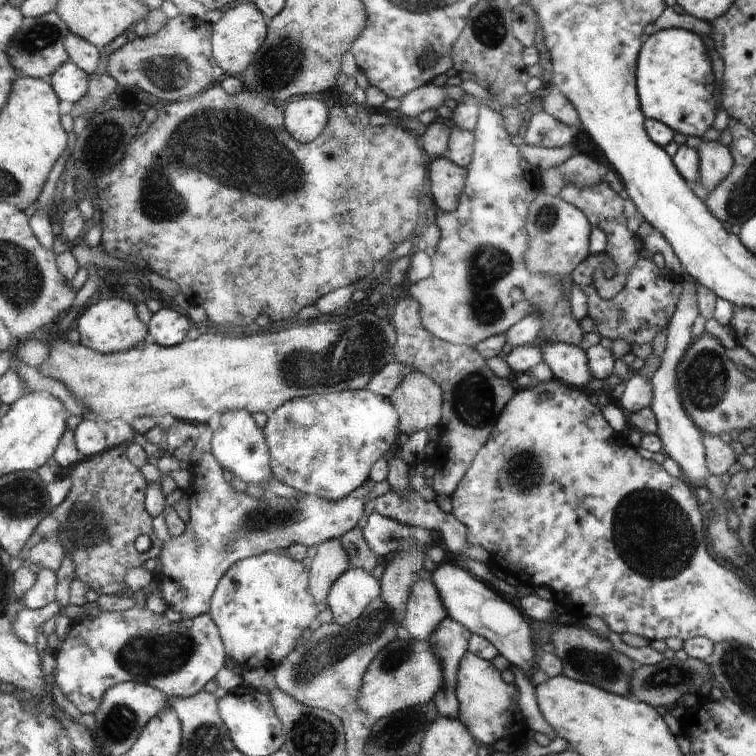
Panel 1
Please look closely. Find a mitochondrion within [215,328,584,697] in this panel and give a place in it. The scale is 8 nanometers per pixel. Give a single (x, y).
(331, 651)

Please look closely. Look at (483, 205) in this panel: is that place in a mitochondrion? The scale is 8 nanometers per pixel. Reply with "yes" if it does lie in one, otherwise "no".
no

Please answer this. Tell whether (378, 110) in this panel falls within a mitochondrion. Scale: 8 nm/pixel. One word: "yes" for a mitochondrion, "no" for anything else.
no

